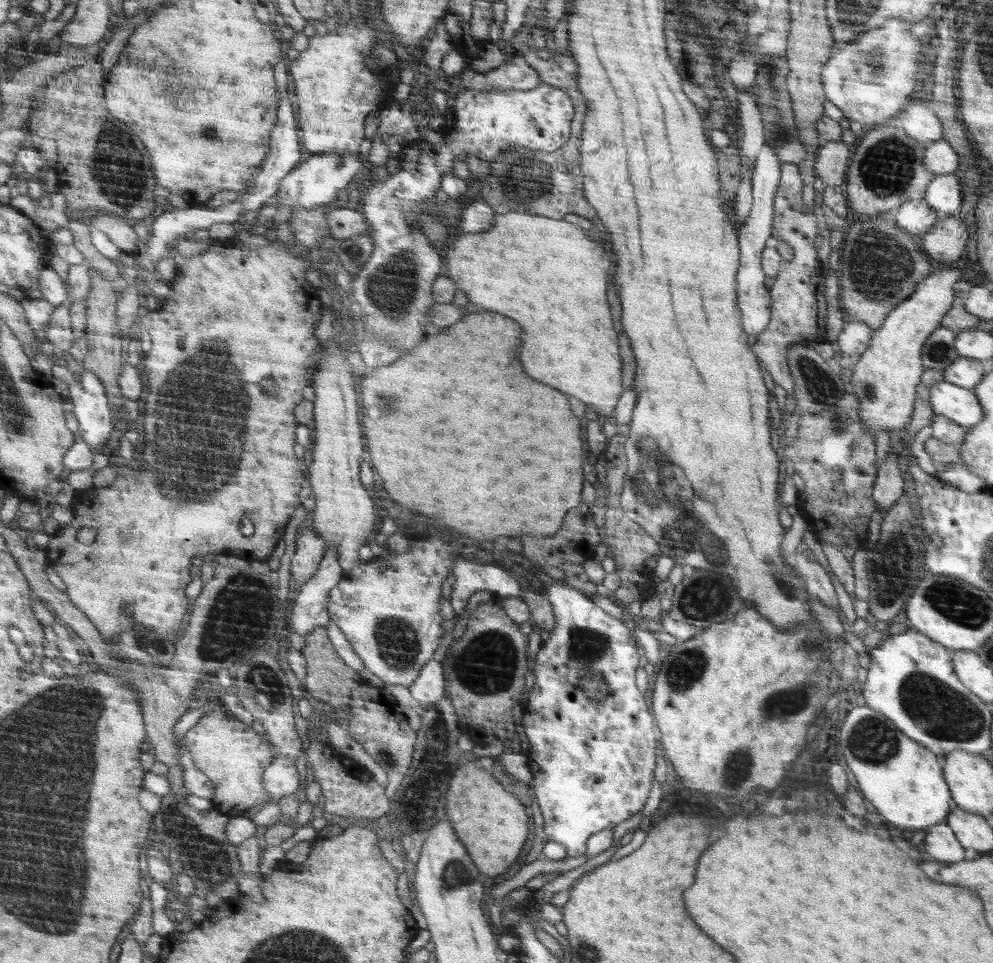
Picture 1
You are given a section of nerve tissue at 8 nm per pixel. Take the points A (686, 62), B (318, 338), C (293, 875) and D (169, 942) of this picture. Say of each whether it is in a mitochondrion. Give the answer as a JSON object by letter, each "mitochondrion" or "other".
{"A":"other","B":"other","C":"other","D":"other"}

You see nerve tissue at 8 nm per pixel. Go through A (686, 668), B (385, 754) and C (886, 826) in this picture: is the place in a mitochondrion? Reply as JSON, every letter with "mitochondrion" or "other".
{"A":"mitochondrion","B":"mitochondrion","C":"other"}

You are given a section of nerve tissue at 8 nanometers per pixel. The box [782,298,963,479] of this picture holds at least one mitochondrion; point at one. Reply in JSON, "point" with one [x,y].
{"point":[819,384]}

